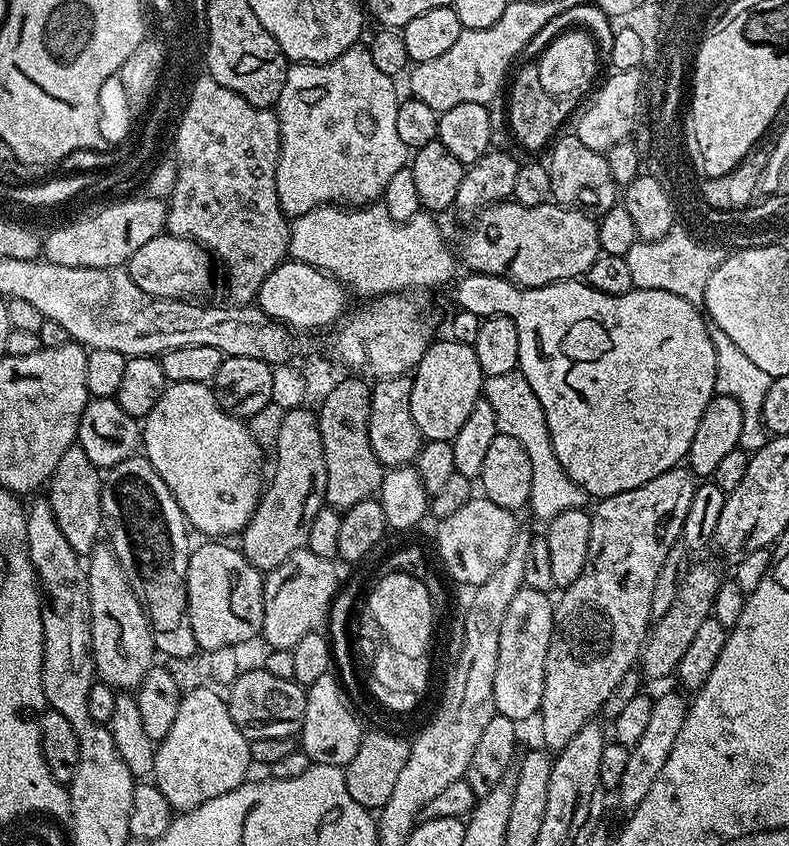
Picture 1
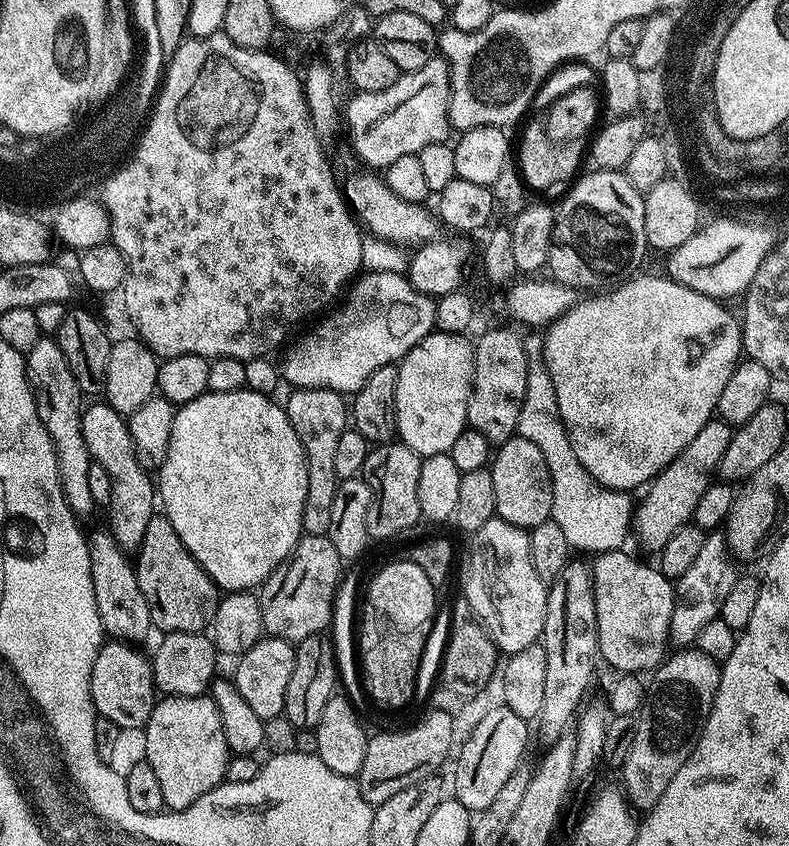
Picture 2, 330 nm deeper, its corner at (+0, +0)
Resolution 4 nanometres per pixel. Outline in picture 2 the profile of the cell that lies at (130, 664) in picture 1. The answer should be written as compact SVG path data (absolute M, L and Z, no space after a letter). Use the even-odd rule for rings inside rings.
M106 402L92 404L81 411L82 438L86 438L88 453L93 461L101 464L110 474L110 502L106 505L108 512L107 531L118 542L118 546L125 550L139 549L142 537L146 535L146 525L154 515L154 508L158 500L158 488L150 477L149 469L143 468L138 462L138 454L134 450L134 442L130 438L130 430L125 417L118 410L114 410Z

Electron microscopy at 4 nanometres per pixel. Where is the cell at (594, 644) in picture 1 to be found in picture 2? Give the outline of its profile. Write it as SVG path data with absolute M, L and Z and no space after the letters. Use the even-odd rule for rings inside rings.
M708 420L706 426L702 426L698 435L684 447L682 454L678 454L678 458L674 458L674 462L670 462L670 466L662 469L647 485L643 493L645 496L635 505L632 518L634 536L640 539L640 544L646 551L652 554L659 553L660 548L666 546L670 538L674 538L679 528L691 521L694 506L698 506L698 498L702 498L709 484L713 483L714 473L719 469L722 458L730 446L733 431L733 425L725 420Z

